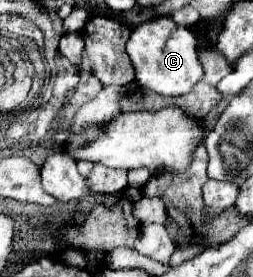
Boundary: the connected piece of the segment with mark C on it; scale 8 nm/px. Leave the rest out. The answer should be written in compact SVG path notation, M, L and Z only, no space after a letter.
M160 16L138 24L126 42L126 52L134 64L138 84L162 96L180 96L188 92L204 74L198 60L194 34L188 28L178 26L170 16Z

